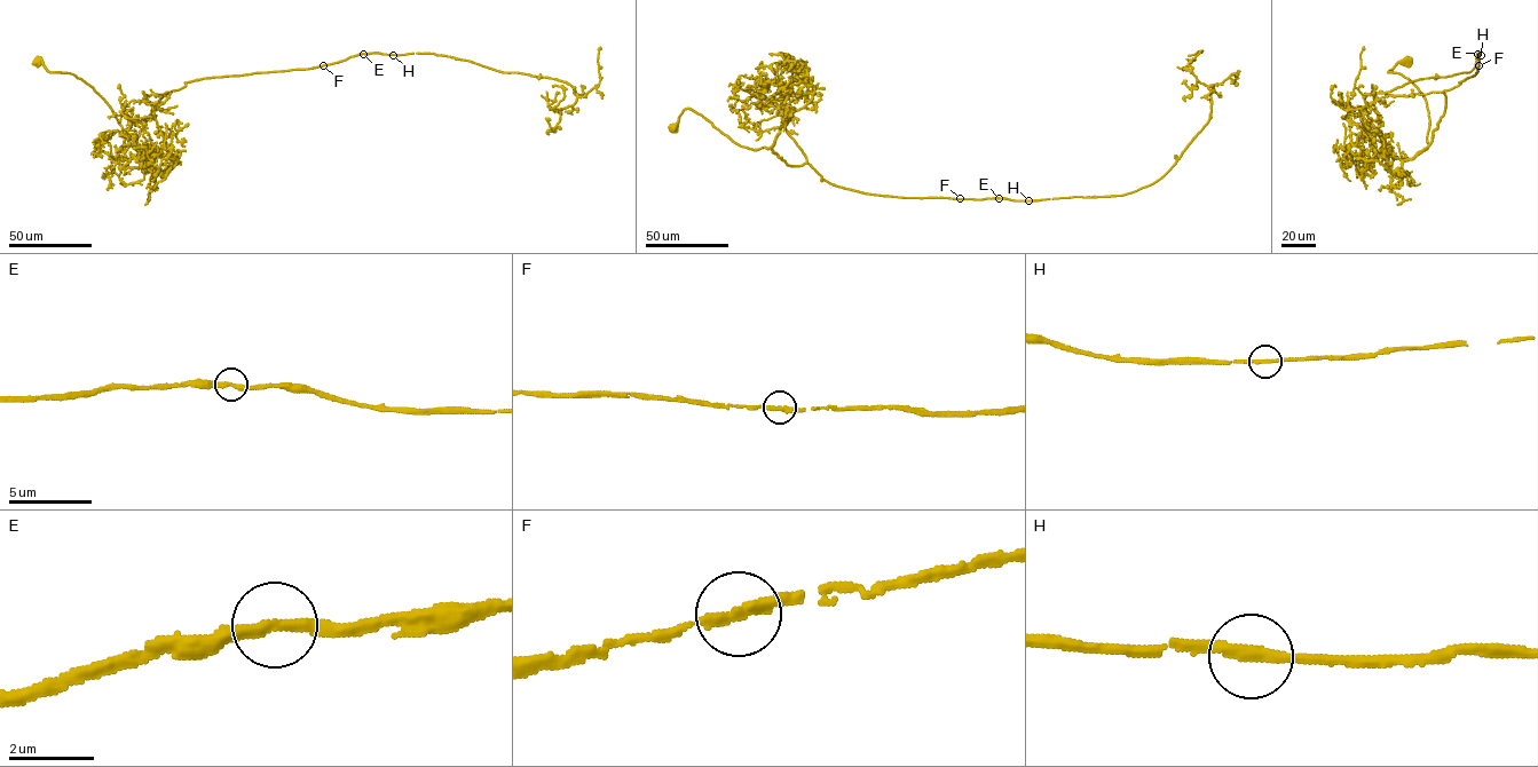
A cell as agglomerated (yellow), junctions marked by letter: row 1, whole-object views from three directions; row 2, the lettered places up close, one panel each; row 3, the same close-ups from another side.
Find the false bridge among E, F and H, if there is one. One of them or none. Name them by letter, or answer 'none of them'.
none of them

